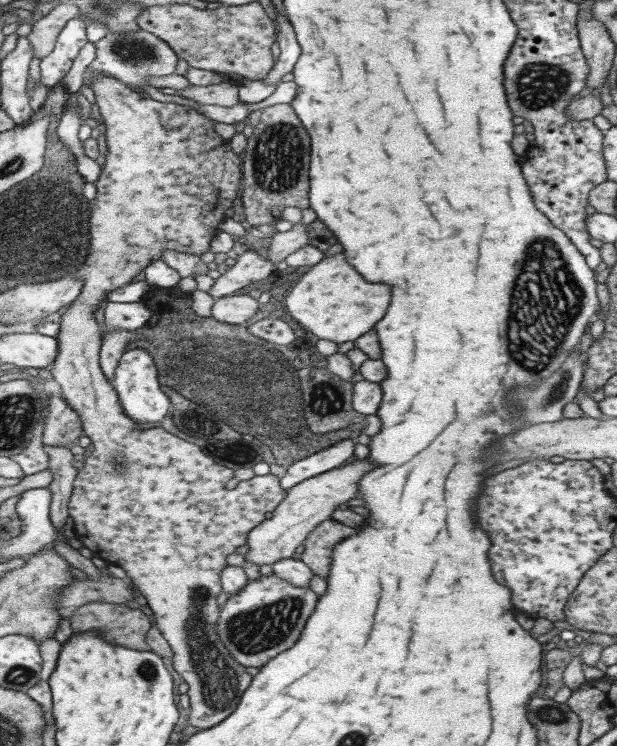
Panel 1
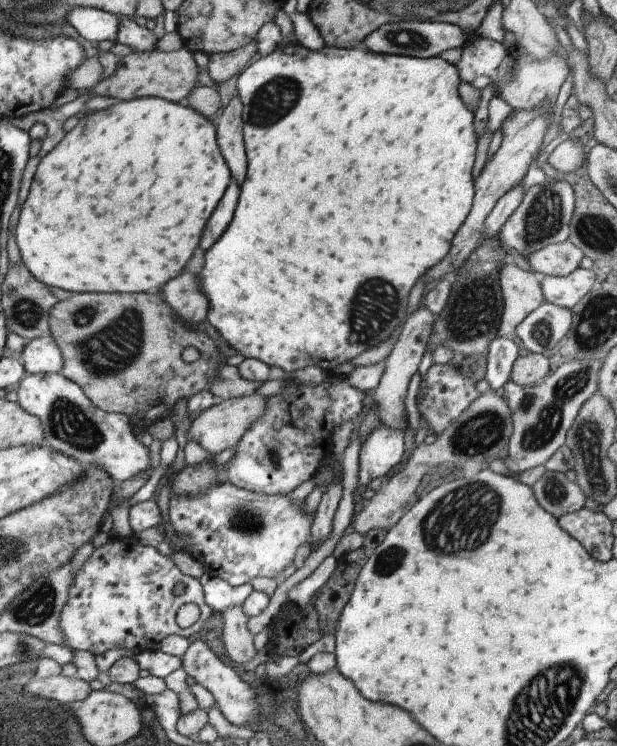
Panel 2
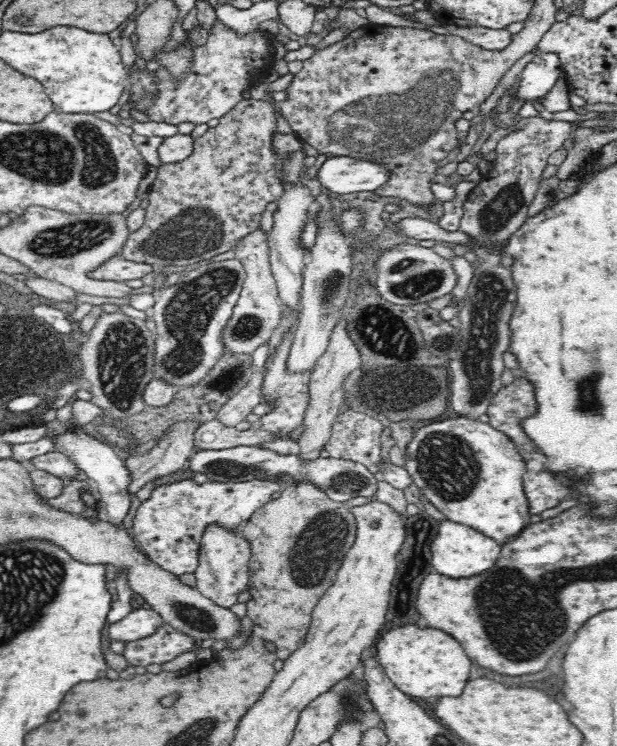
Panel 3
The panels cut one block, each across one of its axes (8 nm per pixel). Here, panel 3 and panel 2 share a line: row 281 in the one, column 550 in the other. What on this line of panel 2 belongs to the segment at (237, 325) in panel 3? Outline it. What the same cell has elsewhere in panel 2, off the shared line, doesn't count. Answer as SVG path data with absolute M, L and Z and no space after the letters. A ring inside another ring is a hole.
M570 241L542 246L524 258L540 276L566 276L580 266L584 254Z

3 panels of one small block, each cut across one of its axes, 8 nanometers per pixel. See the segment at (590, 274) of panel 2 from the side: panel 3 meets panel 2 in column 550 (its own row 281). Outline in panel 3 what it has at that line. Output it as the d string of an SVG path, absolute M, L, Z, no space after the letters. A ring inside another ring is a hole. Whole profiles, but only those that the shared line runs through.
M284 181L284 192L277 200L277 209L273 212L273 226L267 235L269 244L270 266L275 278L280 298L285 306L300 314L300 292L303 284L303 268L305 266L306 249L300 245L300 232L308 220L308 212L316 204L310 189L298 184L288 184Z

